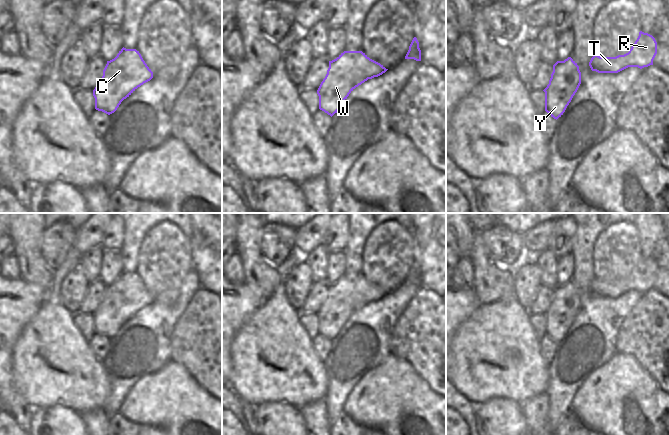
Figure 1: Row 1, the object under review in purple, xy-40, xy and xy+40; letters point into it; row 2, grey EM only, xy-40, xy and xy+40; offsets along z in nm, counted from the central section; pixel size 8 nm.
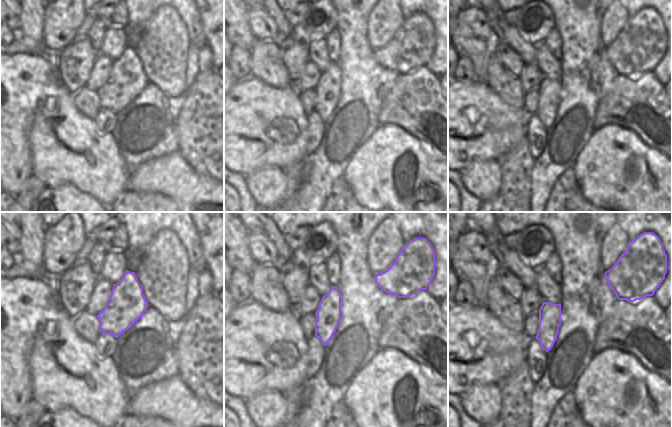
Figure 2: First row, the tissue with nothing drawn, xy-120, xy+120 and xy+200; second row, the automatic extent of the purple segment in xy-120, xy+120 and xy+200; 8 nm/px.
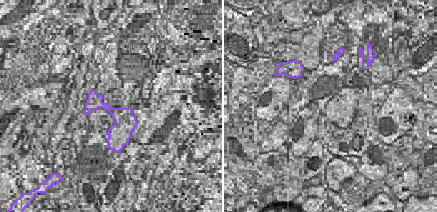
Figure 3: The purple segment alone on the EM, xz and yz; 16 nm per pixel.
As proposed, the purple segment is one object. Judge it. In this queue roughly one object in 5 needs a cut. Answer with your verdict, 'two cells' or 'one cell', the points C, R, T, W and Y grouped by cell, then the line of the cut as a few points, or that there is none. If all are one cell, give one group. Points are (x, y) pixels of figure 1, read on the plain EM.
one cell | C R T W Y | no cut

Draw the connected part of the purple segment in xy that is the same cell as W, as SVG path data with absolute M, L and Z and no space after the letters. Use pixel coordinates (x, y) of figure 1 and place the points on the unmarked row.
M344 275L329 285L327 298L317 314L319 333L332 341L356 311L387 294L362 275Z

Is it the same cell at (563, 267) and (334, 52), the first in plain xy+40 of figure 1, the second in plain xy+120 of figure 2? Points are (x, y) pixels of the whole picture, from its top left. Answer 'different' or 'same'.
same

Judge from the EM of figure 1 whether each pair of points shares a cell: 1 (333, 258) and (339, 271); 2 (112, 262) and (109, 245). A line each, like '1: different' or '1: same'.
1: same
2: different

